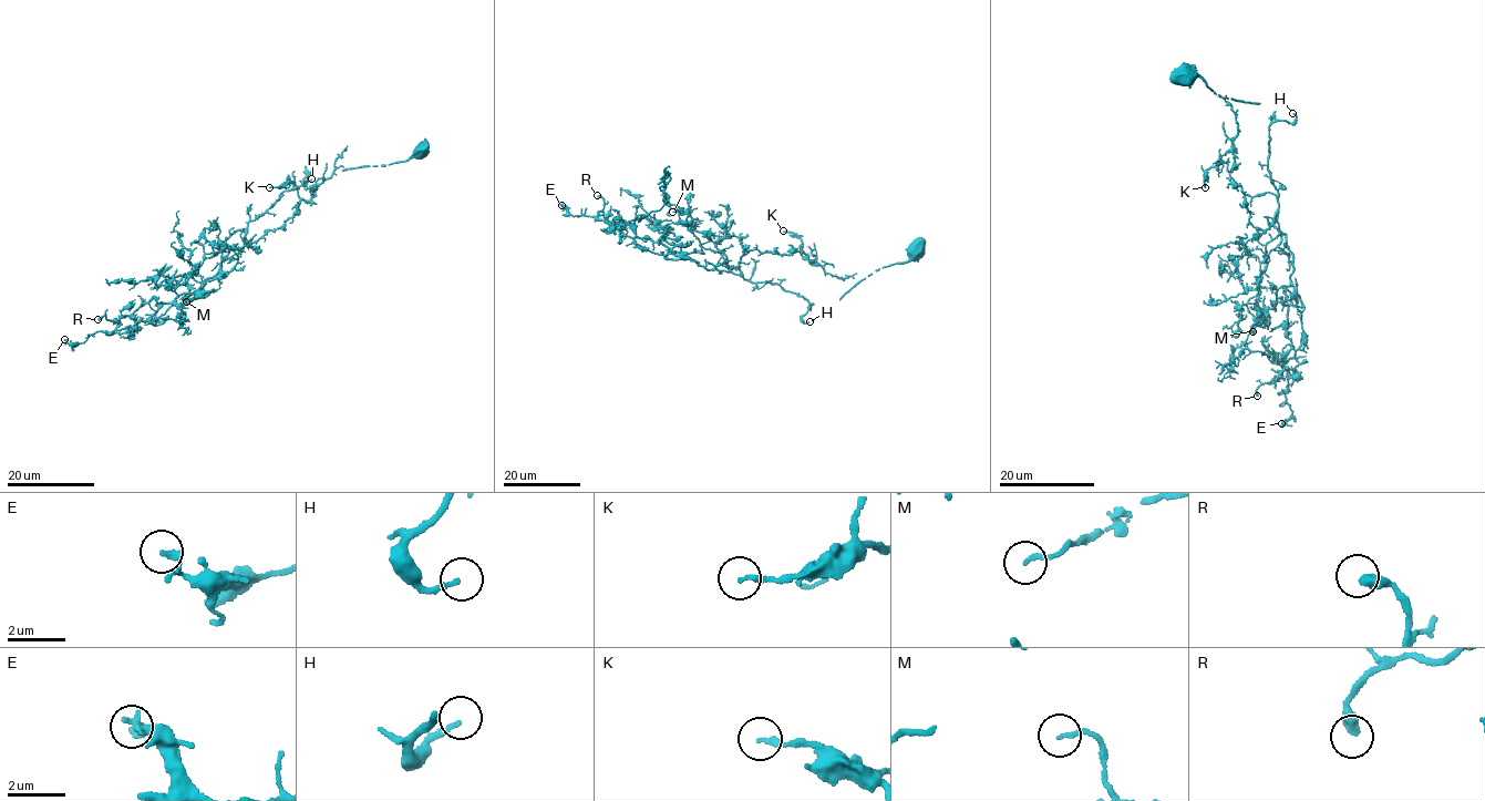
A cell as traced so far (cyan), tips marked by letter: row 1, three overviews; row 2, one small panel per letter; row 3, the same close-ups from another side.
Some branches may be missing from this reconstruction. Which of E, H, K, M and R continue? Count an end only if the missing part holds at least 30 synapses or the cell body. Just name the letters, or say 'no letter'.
no letter

